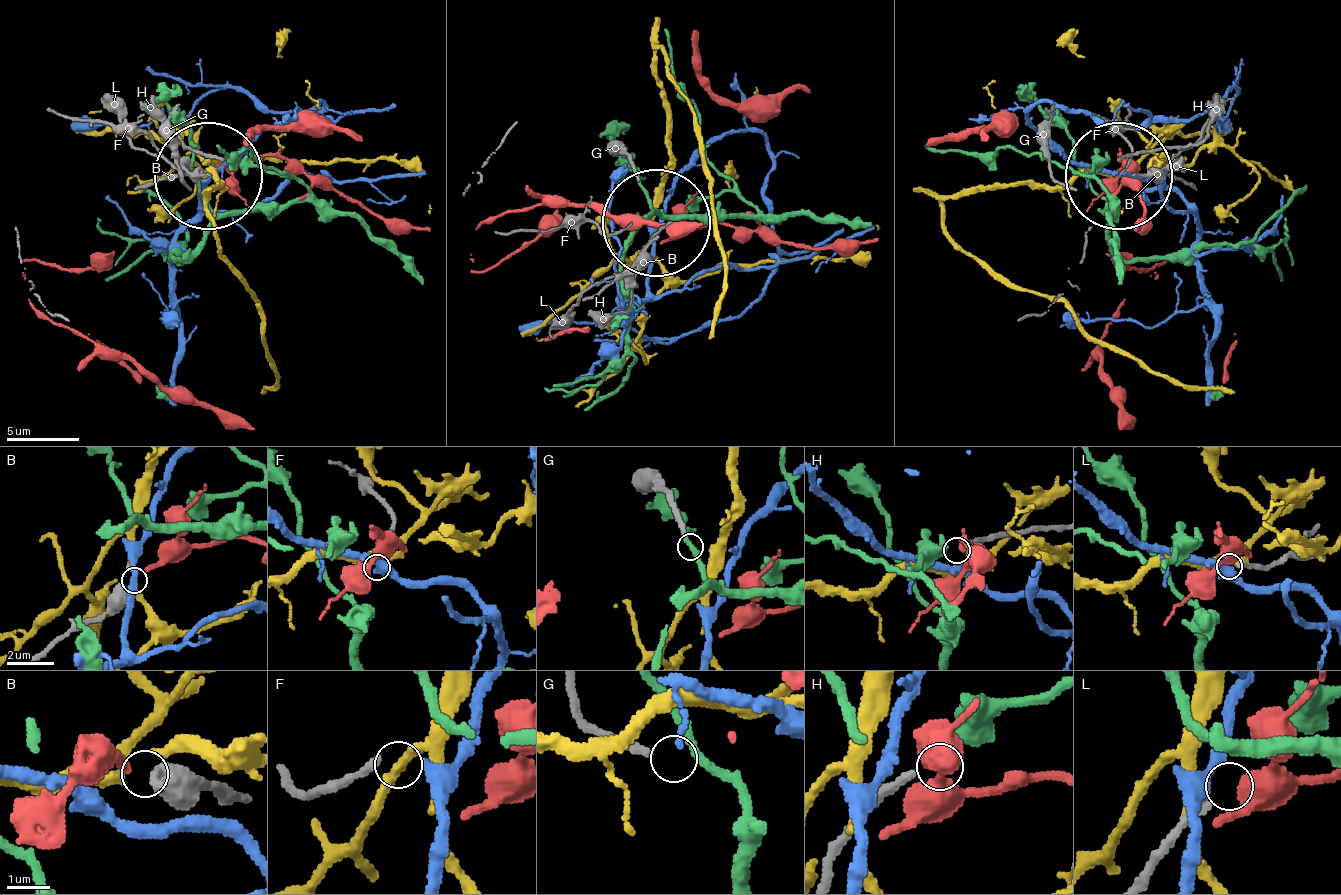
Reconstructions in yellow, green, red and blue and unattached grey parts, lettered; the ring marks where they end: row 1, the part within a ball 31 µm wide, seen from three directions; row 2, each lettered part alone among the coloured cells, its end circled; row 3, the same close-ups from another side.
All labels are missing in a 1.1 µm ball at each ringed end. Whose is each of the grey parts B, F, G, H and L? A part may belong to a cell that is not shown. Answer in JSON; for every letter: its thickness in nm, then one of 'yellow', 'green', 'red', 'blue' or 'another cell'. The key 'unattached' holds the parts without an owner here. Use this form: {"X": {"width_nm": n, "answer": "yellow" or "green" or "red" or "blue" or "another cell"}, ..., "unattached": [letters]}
{"B": {"width_nm": 600, "answer": "red"}, "F": {"width_nm": 180, "answer": "blue"}, "G": {"width_nm": 180, "answer": "another cell"}, "H": {"width_nm": 200, "answer": "green"}, "L": {"width_nm": 190, "answer": "another cell"}, "unattached": ["G", "L"]}

